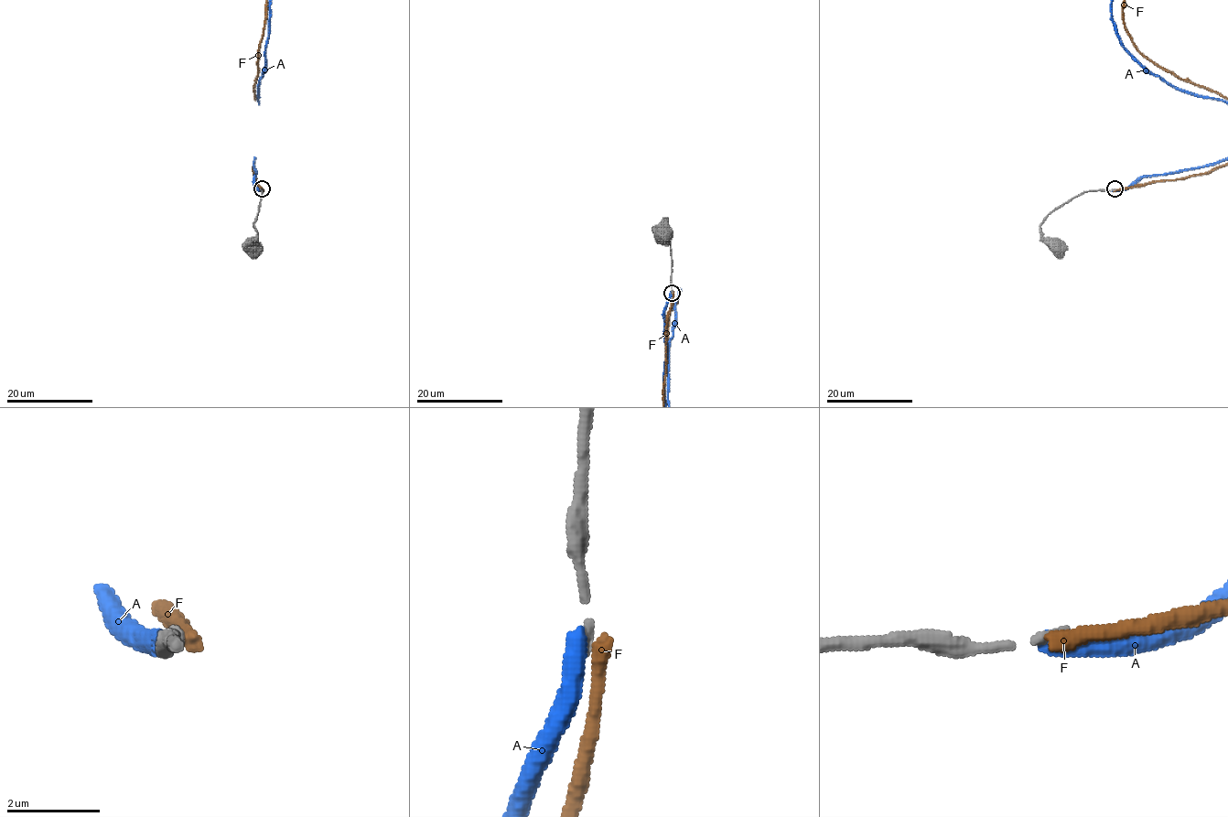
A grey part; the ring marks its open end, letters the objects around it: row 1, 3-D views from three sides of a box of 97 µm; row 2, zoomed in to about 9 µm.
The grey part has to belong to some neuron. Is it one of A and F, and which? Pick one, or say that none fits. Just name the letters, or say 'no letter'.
no letter

